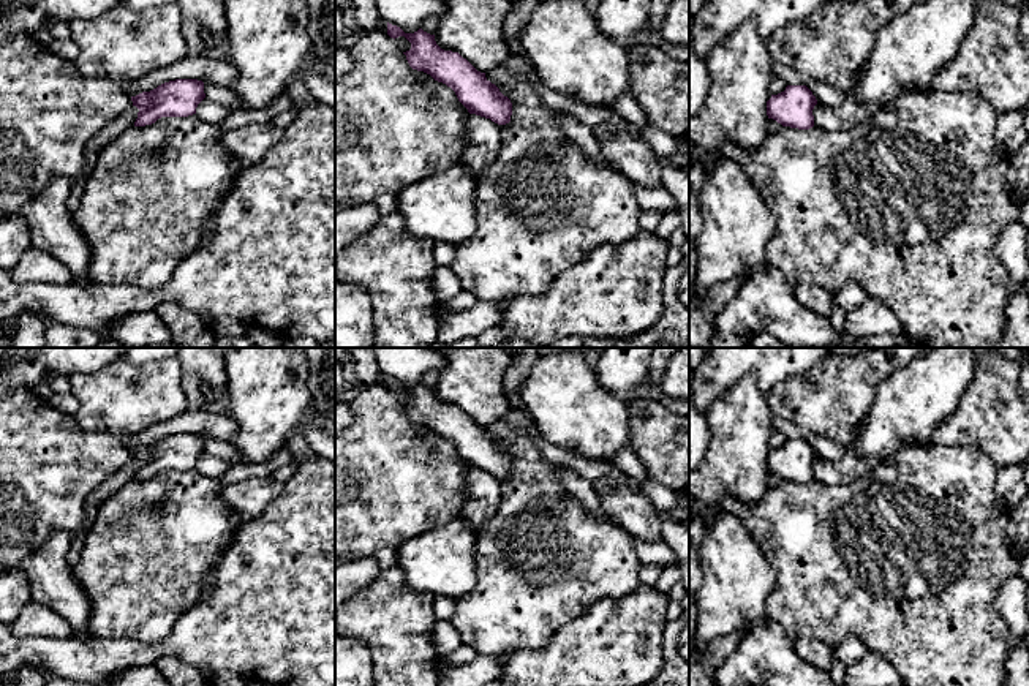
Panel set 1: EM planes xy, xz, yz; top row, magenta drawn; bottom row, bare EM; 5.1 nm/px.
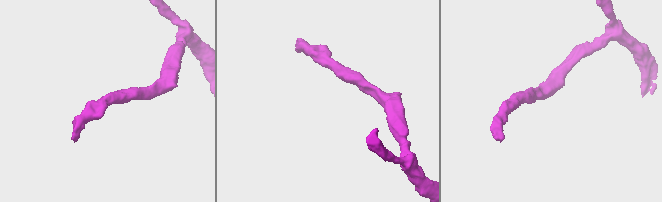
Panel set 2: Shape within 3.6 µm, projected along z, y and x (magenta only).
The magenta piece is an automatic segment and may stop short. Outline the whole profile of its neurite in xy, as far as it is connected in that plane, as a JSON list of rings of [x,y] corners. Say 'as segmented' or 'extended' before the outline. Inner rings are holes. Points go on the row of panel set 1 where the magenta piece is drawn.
as segmented; [[[175,79],[164,82],[150,92],[131,96],[133,106],[139,109],[134,126],[152,125],[161,117],[193,115],[204,98],[202,81]]]

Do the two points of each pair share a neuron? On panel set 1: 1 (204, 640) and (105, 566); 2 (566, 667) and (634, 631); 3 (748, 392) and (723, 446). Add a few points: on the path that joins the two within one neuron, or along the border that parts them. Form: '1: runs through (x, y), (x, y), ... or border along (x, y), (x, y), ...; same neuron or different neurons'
1: border along (201, 598), (180, 615), (166, 636), (147, 642); different neurons
2: runs through (584, 655), (617, 645); same neuron
3: runs through (745, 405), (740, 427), (735, 433); same neuron

